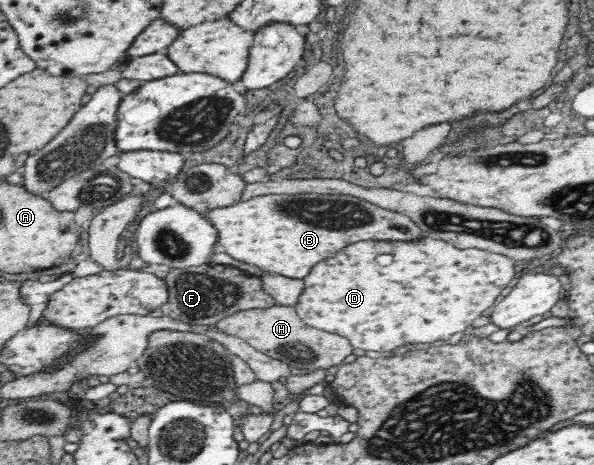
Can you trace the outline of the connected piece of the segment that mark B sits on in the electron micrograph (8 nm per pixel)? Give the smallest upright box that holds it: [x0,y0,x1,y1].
[201,192,423,279]

